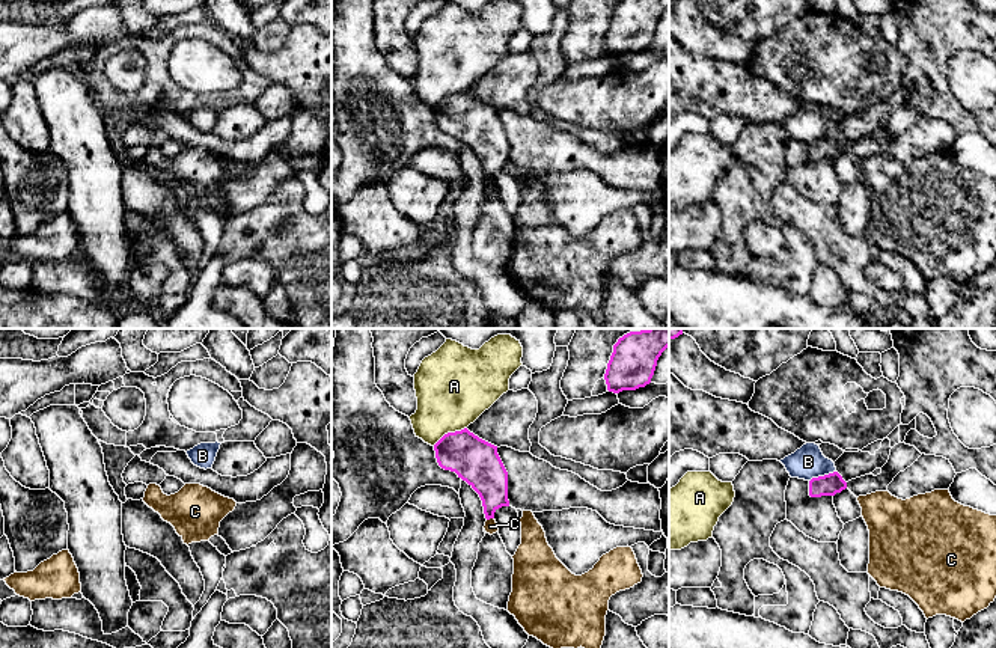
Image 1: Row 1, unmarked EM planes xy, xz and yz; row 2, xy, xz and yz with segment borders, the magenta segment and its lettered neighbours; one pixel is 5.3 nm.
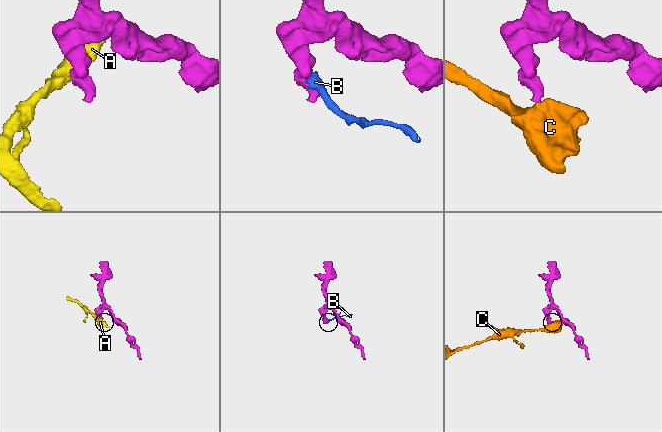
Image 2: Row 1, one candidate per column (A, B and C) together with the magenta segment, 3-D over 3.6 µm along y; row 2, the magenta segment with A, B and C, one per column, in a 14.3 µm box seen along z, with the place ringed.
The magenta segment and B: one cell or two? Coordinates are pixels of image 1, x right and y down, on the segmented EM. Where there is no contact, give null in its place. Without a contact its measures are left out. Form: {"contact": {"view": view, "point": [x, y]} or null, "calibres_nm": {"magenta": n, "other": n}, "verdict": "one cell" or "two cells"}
{"contact": {"view": "yz", "point": [821, 476]}, "calibres_nm": {"magenta": 120, "other": 170}, "verdict": "two cells"}

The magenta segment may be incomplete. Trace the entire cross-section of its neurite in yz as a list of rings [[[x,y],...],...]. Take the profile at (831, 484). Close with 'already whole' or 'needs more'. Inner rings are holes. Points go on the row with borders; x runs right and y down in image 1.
[[[838,472],[812,478],[809,481],[809,496],[821,497],[821,496],[835,496],[847,488],[847,482]]]; already whole

